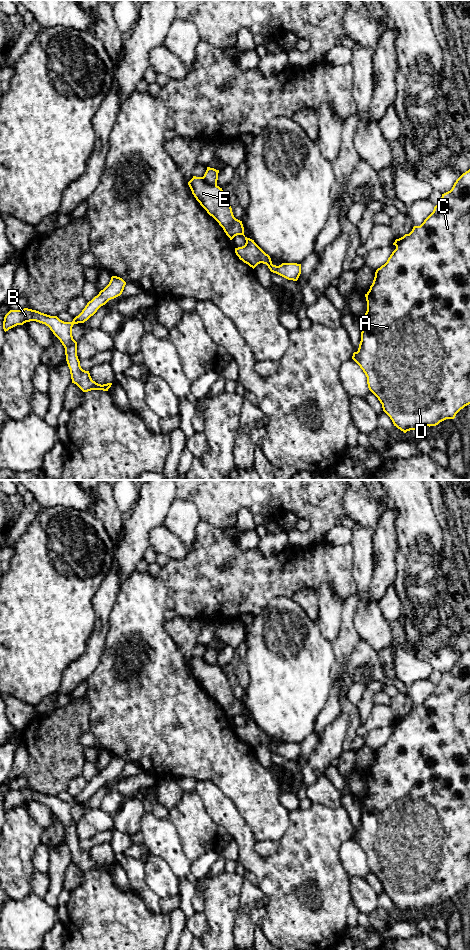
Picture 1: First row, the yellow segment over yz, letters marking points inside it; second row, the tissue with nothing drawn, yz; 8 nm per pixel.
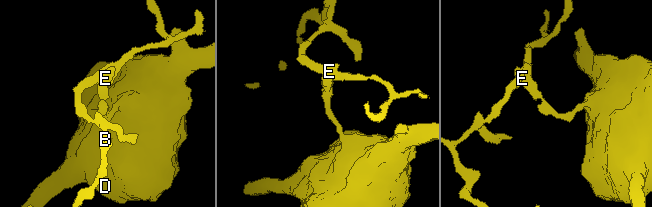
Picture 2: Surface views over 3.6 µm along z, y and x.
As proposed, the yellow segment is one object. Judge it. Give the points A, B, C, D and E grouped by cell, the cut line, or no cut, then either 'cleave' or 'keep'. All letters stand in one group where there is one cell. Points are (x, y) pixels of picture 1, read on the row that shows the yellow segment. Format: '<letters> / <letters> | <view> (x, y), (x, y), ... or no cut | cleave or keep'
A C D E / B | yz (202, 177), (207, 183), (216, 185) | cleave

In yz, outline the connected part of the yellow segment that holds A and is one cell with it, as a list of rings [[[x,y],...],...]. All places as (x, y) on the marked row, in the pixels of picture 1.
[[[471,168],[463,173],[454,183],[452,189],[444,194],[439,203],[434,207],[433,212],[424,220],[420,226],[414,226],[409,234],[396,239],[393,245],[396,249],[392,252],[387,262],[378,268],[369,291],[365,294],[367,311],[362,322],[361,341],[357,352],[353,353],[352,359],[360,366],[367,377],[369,390],[378,398],[382,404],[383,411],[390,417],[394,426],[406,433],[410,430],[419,430],[425,426],[436,426],[446,419],[454,419],[456,414],[465,406],[471,404]]]

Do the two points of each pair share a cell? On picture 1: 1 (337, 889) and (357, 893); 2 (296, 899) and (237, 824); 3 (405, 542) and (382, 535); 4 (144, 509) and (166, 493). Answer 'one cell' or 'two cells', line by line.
1: two cells
2: one cell
3: two cells
4: one cell

